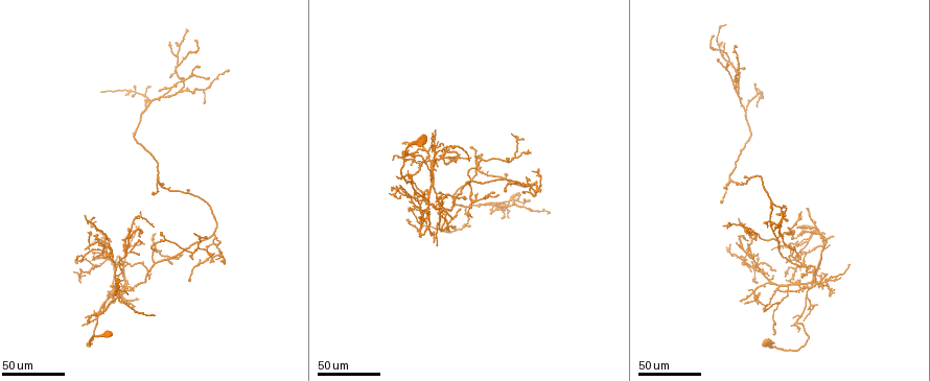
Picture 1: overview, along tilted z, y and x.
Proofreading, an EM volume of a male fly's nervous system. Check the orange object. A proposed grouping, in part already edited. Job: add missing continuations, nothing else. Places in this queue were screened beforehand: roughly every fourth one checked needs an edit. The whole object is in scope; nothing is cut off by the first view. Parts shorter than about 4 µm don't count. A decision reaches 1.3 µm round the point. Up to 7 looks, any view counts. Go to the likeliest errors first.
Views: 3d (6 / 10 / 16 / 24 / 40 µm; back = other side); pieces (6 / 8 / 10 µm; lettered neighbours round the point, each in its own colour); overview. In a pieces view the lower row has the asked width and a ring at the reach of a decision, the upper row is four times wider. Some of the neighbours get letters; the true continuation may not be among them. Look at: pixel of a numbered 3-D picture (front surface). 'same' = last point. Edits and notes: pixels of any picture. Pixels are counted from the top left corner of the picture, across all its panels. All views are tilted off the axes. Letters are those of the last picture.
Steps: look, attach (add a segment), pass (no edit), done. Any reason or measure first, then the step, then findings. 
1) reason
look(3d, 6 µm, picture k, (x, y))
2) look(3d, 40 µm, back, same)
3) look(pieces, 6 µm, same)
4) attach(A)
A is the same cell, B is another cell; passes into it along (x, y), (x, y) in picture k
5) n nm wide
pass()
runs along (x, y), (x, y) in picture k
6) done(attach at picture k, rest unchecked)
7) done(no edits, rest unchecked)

branch stops here
look(3d, 24 µm, picture 1, (102, 92))

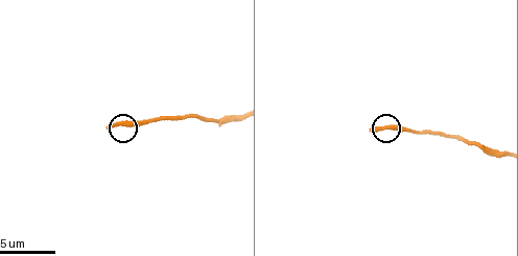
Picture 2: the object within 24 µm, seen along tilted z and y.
what lies round it
look(pieces, 6 µm, picture 2, (370, 128))

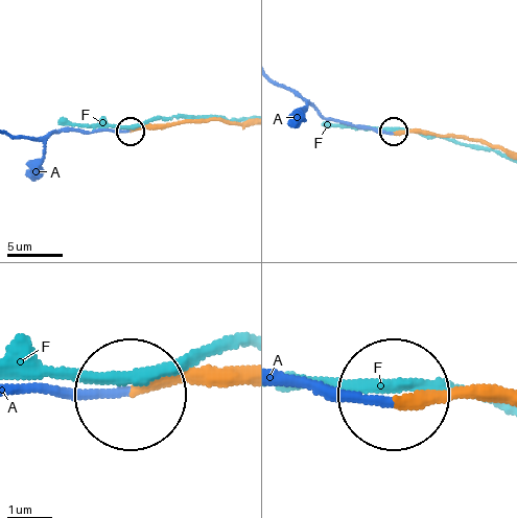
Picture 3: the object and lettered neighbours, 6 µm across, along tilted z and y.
230 nm wide
attach(A)
A is the same cell, F is another cell; passes into it along (239, 372), (149, 382), (123, 398), (26, 390) in picture 3; it goes on there

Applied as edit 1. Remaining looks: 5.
branch stops here
look(3d, 40 µm, picture 1, (86, 217))

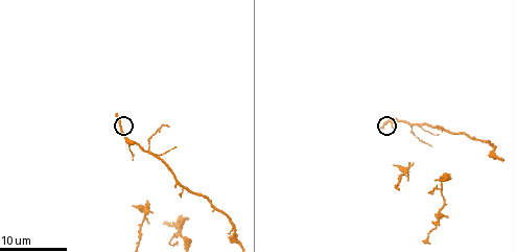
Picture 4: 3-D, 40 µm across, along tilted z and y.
look(pieces, 10 µm, picture 4, (118, 113))

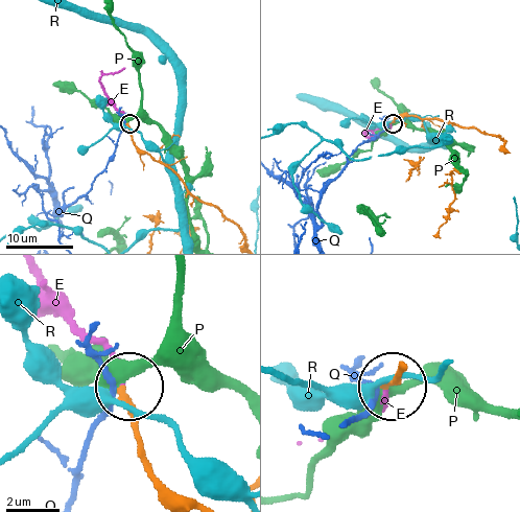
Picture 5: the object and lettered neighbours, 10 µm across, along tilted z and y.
210 nm wide
attach(E)
E is the same cell, P, Q and R are other cells; passes into it along (133, 140), (125, 117), (101, 80), (103, 75), (125, 68) in picture 5; it goes on there

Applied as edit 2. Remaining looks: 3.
look(overview)

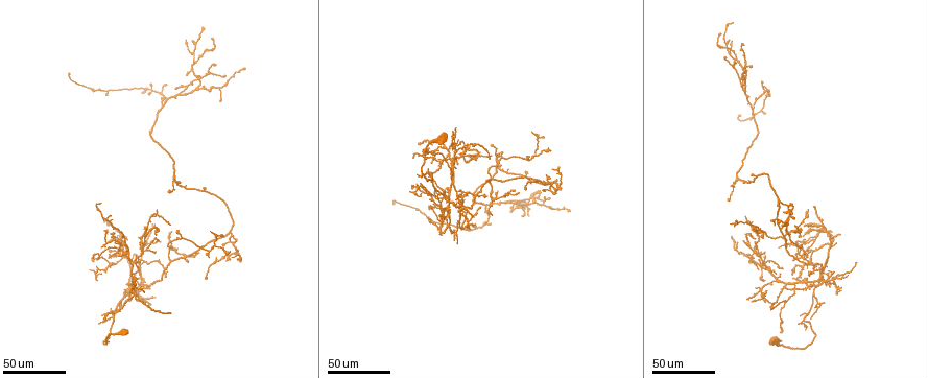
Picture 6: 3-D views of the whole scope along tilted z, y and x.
branch stops here
look(3d, 24 µm, picture 6, (475, 218))

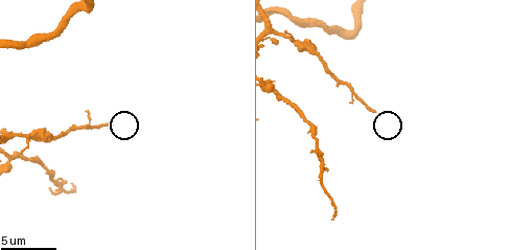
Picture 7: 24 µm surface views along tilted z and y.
look(pieces, 10 µm, picture 7, (112, 126))

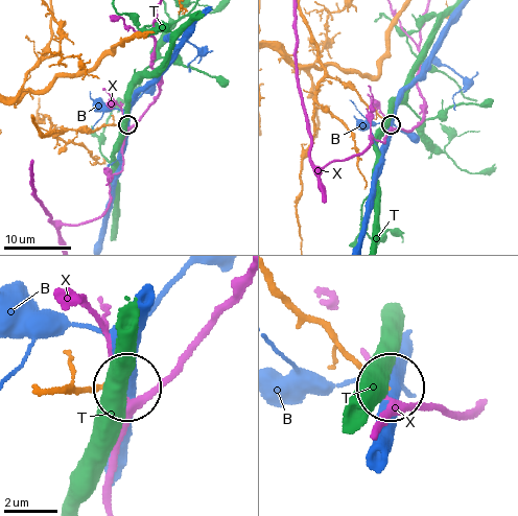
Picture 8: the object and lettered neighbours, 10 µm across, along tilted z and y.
170 nm wide
pass()
B, T and X are other cells; runs along (277, 281), (390, 388) in picture 8; none of them fits

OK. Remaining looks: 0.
done(attach at picture 3, attach at picture 5, rest unchecked)

